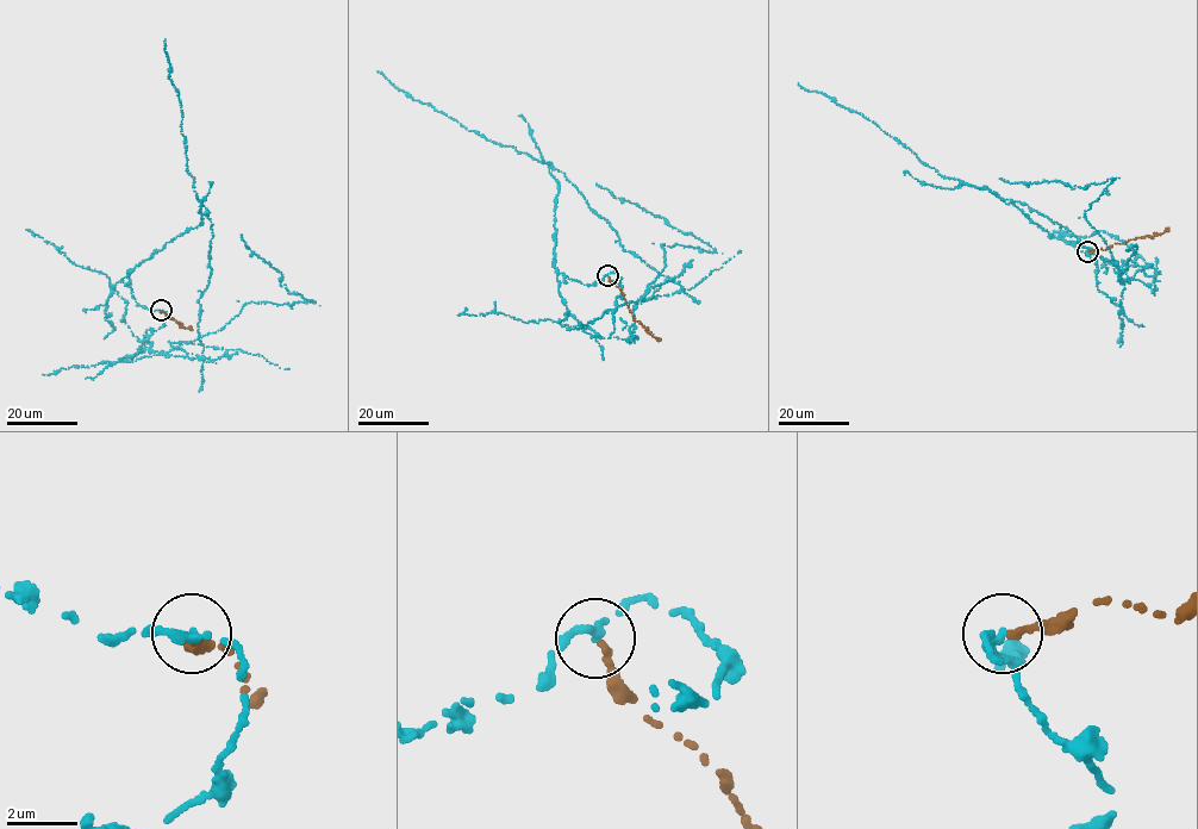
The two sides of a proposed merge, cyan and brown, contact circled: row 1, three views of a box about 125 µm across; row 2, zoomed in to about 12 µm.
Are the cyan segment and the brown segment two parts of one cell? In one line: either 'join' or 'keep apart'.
keep apart

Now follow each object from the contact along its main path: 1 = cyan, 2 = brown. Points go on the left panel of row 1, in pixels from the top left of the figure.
1: (161, 310), (137, 303), (129, 270), (205, 214), (203, 356), (164, 355), (247, 303), (314, 303), (242, 235)
2: (161, 311), (191, 330)

